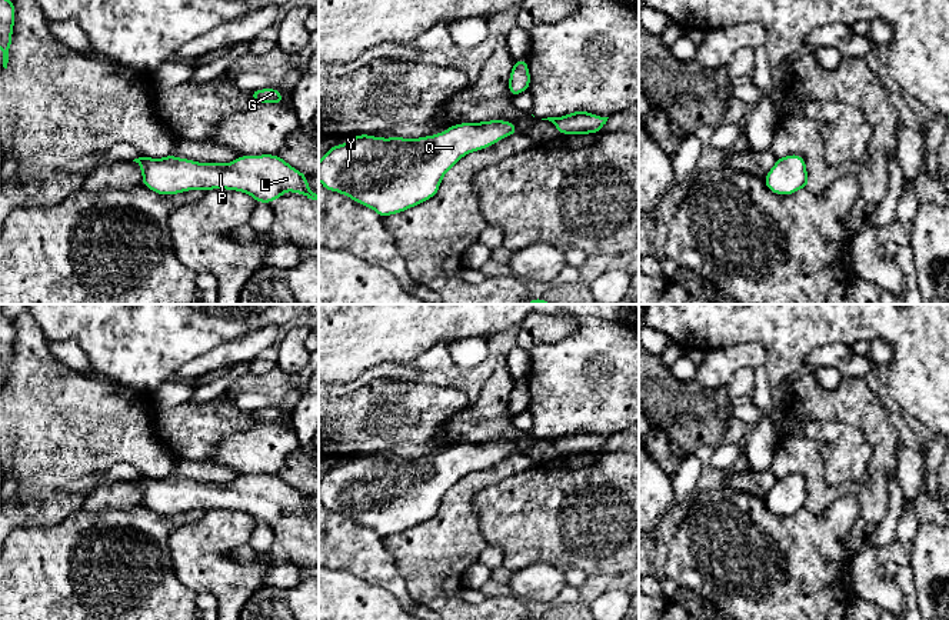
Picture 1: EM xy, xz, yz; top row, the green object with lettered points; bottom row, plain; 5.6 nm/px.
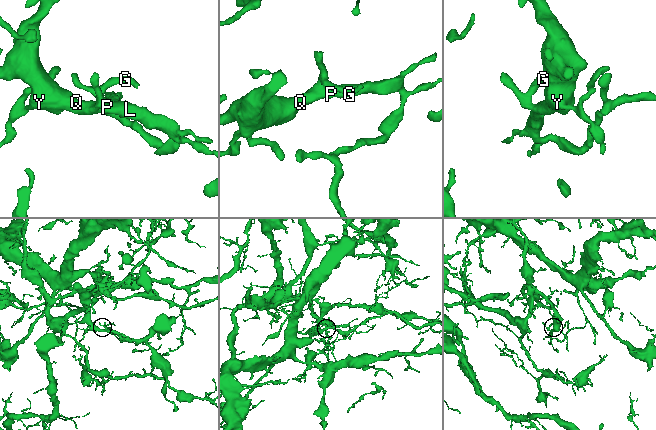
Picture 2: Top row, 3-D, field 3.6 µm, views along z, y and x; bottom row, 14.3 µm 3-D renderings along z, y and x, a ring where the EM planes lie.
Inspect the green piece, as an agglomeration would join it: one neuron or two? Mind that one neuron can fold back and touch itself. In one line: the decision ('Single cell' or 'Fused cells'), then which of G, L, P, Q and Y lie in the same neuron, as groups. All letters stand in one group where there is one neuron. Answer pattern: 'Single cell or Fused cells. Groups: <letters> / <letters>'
Single cell. Groups: G L P Q Y

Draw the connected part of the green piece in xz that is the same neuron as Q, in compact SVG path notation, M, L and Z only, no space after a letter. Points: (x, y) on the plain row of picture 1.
M489 440L453 444L442 453L417 459L359 454L324 473L319 480L319 501L323 509L347 516L384 539L434 517L444 494L462 477L516 453L519 450L512 441Z

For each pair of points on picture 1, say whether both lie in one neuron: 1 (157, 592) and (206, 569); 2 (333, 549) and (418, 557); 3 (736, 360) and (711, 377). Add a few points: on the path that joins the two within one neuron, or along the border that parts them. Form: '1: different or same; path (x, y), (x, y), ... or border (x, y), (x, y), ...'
1: different; border (169, 549), (175, 574), (197, 593)
2: different; border (382, 539), (383, 547), (395, 562), (405, 584)
3: same; path (731, 360), (716, 372)

